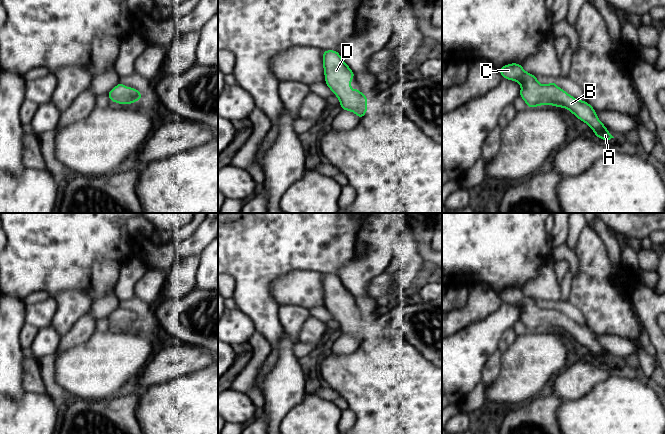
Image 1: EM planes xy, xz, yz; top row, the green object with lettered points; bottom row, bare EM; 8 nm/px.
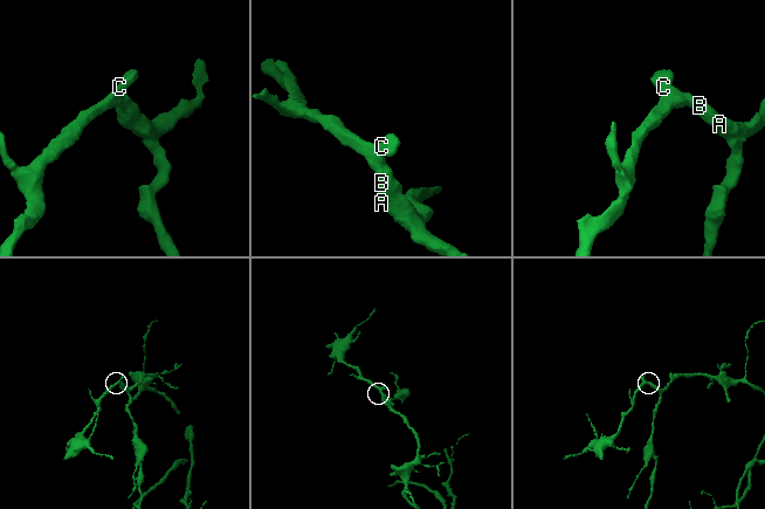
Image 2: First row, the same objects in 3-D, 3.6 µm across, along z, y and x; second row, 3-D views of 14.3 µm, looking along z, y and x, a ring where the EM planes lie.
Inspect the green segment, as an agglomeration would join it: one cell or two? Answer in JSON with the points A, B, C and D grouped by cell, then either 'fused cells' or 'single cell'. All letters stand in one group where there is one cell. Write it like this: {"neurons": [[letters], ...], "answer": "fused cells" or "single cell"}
{"neurons": [["A", "B", "C", "D"]], "answer": "single cell"}

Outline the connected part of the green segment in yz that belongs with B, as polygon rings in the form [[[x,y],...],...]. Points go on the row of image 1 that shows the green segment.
[[[510,63],[498,69],[504,79],[518,82],[521,85],[519,96],[528,108],[544,104],[567,108],[580,121],[586,123],[595,133],[595,137],[610,140],[614,138],[606,126],[599,120],[596,110],[587,102],[578,100],[558,87],[554,81],[547,86],[540,84],[537,77],[526,72],[521,64]]]

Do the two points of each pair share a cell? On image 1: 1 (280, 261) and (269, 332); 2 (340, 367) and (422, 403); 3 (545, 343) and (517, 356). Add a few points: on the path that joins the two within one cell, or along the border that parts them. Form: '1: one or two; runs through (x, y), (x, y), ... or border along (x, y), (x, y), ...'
1: one; runs through (264, 279), (264, 312), (266, 314)
2: one; runs through (360, 377), (383, 381), (402, 400)
3: one; runs through (538, 350), (532, 356), (524, 356)

